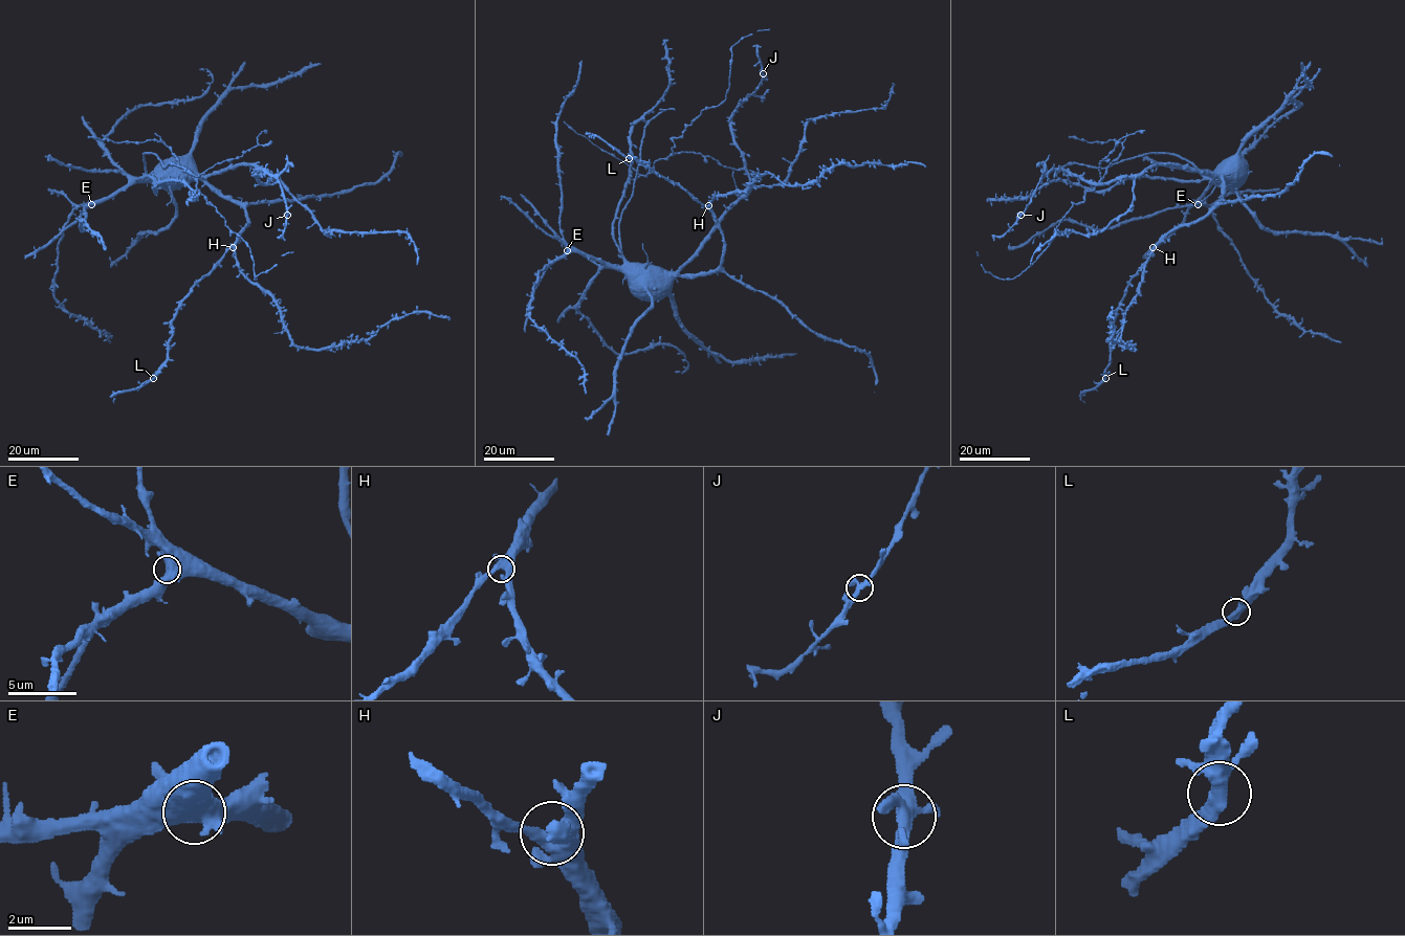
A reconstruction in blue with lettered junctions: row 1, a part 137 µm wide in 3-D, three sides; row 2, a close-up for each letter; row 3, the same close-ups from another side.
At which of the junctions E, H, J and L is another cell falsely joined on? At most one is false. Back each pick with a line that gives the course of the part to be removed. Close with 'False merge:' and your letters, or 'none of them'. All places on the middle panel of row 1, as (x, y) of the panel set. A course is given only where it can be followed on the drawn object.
False merge: none of them

